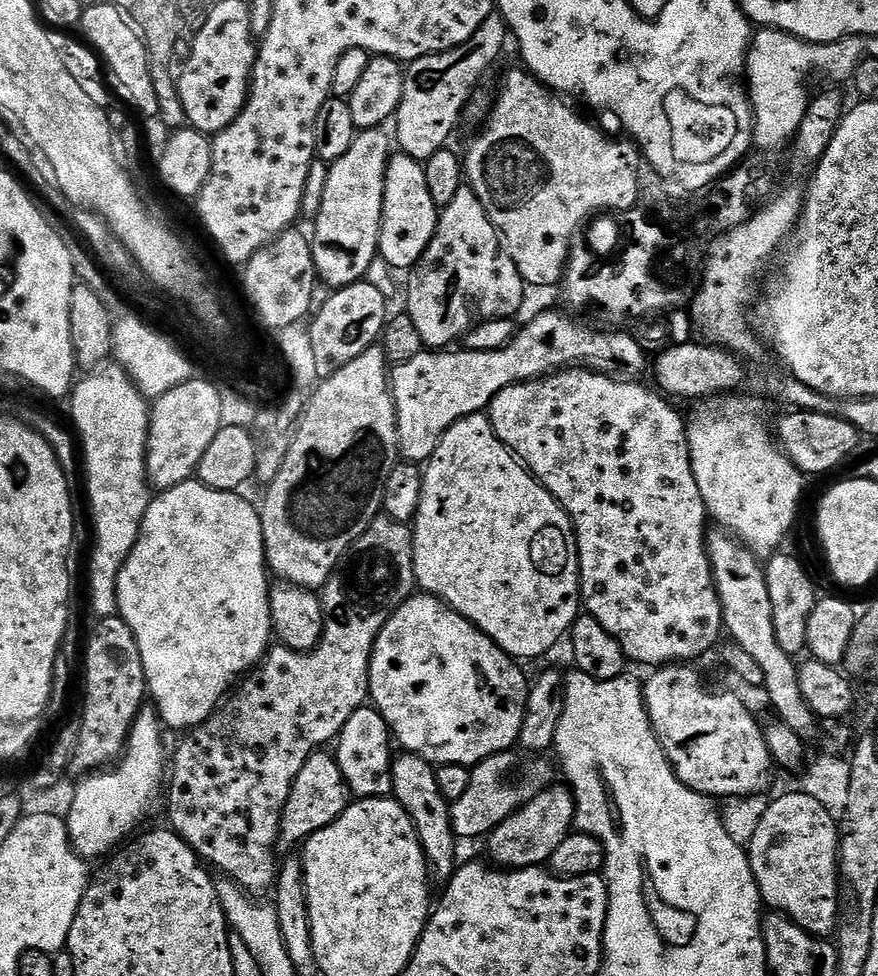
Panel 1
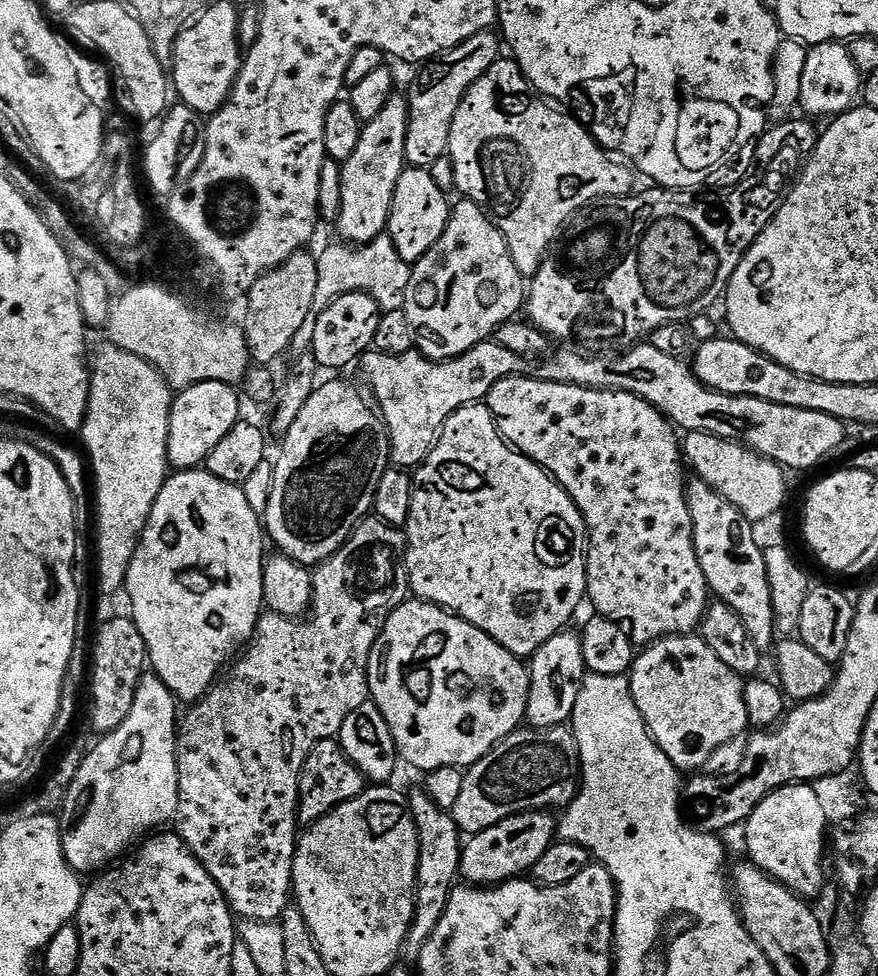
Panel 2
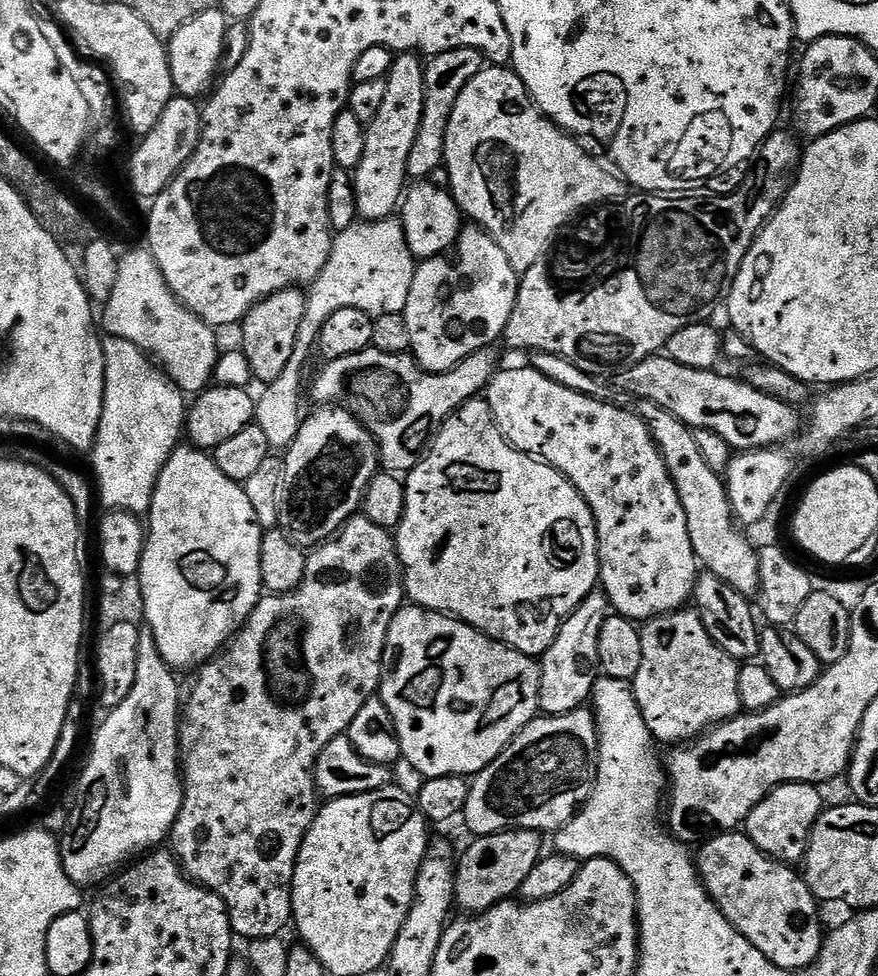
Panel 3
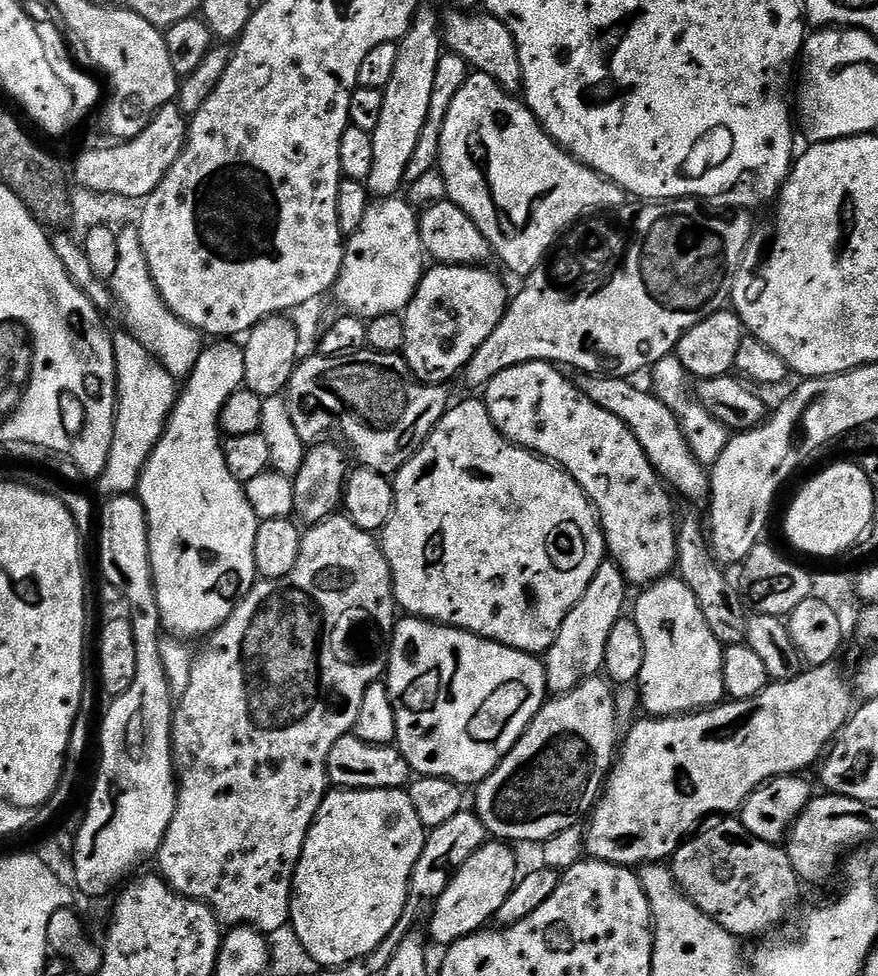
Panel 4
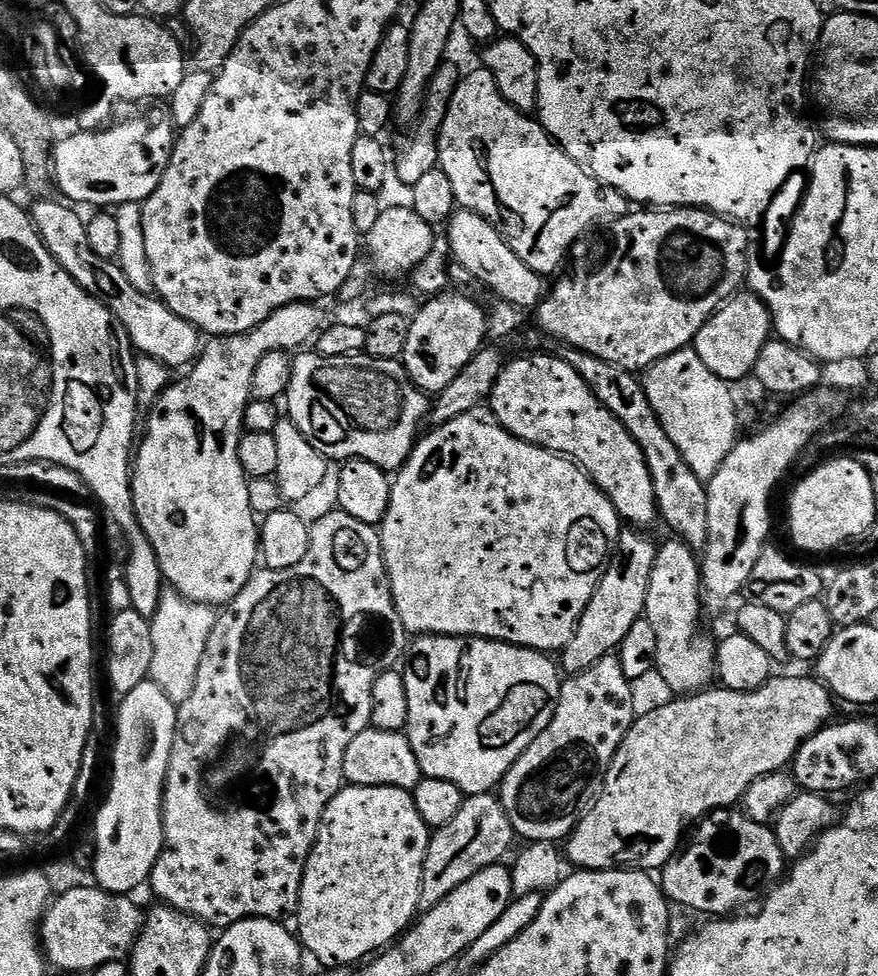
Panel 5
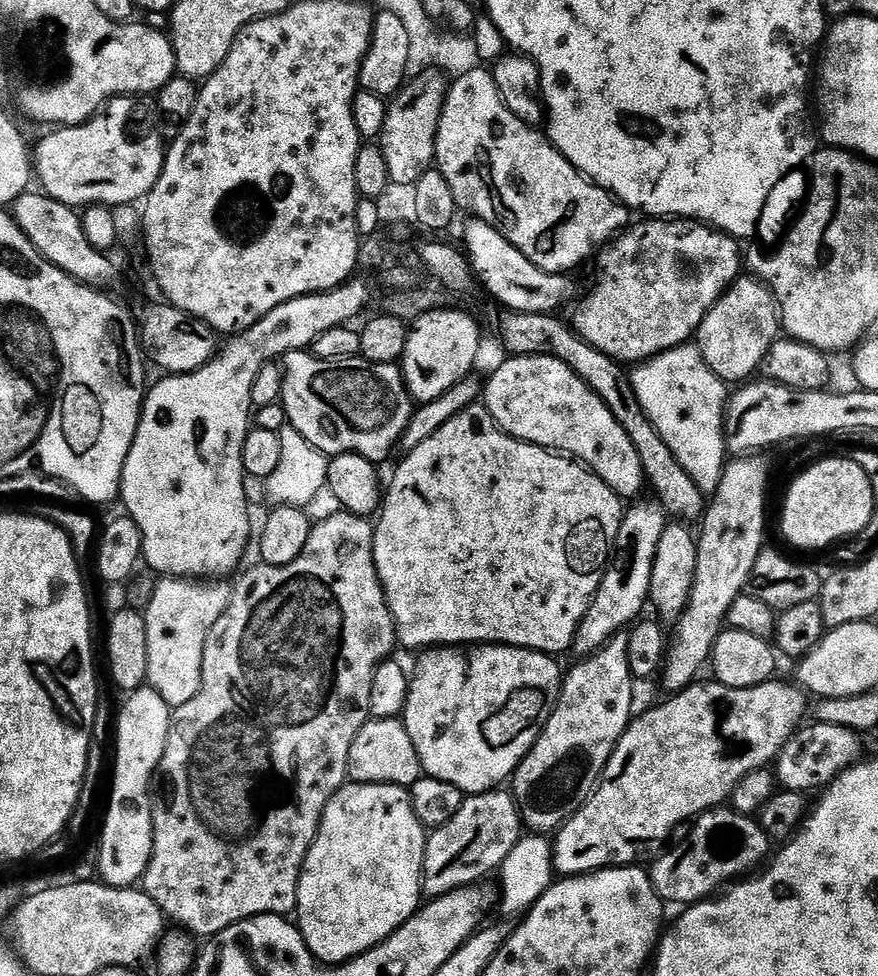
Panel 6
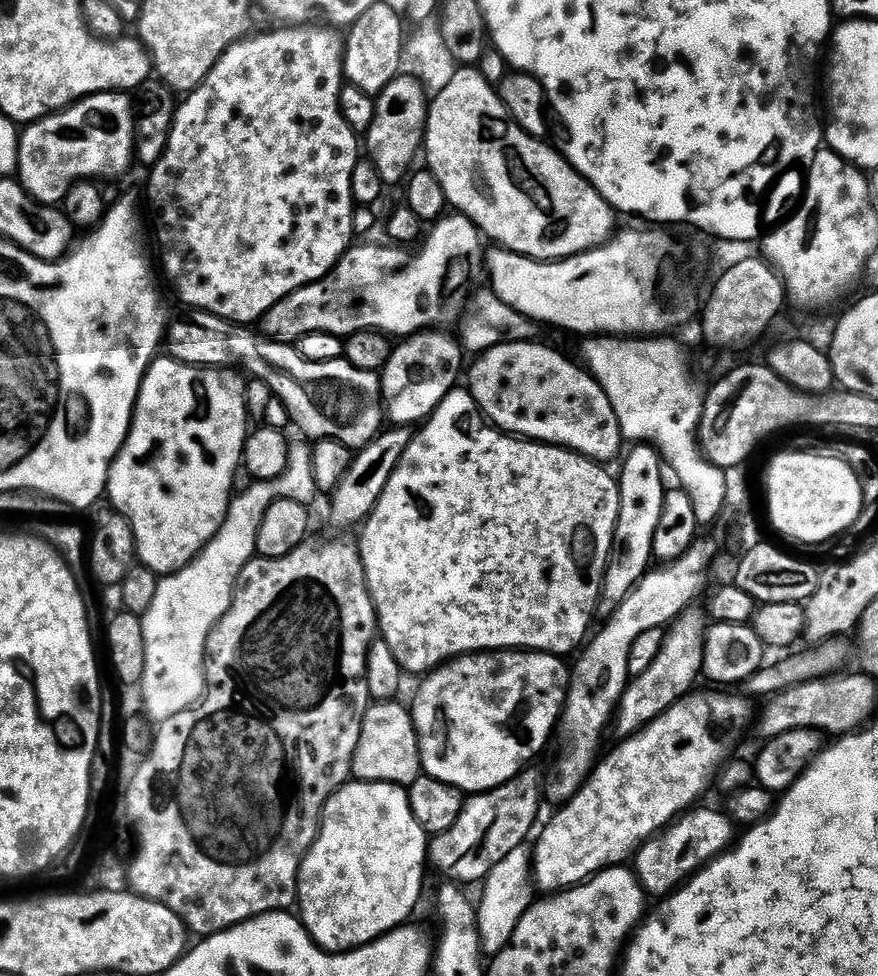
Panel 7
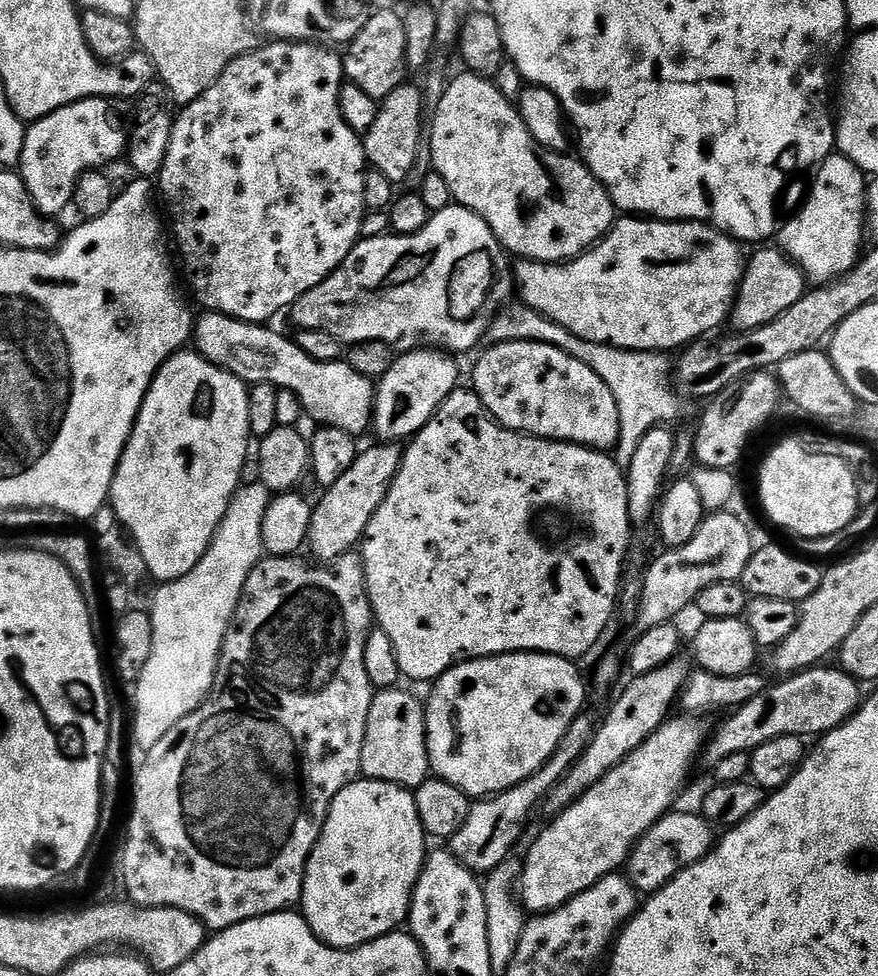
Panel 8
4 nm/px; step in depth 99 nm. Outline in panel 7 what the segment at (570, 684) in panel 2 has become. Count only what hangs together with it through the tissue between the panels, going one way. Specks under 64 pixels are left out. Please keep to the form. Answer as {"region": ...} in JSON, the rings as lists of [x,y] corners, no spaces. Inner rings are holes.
{"region":[[[643,442],[629,447],[627,452],[618,476],[620,513],[616,523],[616,537],[612,540],[612,555],[608,558],[604,588],[600,591],[599,611],[604,614],[615,612],[620,603],[636,589],[636,583],[650,571],[654,560],[652,547],[655,531],[658,530],[659,519],[662,518],[666,493],[663,480],[666,468],[660,453],[651,444]]]}

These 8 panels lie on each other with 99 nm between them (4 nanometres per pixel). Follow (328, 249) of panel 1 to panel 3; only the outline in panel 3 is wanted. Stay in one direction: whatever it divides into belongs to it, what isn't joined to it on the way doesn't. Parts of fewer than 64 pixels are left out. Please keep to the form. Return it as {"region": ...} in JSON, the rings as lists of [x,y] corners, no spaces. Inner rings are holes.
{"region":[[[401,52],[386,77],[386,99],[366,126],[366,148],[352,176],[356,210],[361,221],[384,220],[399,209],[406,191],[410,146],[418,136],[424,105],[425,61],[417,53]]]}

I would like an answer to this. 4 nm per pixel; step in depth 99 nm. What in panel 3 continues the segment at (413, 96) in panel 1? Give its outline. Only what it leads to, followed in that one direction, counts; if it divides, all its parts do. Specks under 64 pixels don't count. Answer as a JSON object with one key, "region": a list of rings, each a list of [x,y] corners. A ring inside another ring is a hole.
{"region":[[[459,48],[446,50],[442,54],[431,57],[424,65],[424,105],[422,106],[422,120],[418,126],[418,136],[410,146],[408,158],[408,175],[413,181],[420,182],[431,177],[434,170],[441,168],[444,162],[444,143],[446,130],[450,122],[450,114],[454,110],[454,102],[458,102],[458,94],[485,67],[484,55],[478,50]]]}

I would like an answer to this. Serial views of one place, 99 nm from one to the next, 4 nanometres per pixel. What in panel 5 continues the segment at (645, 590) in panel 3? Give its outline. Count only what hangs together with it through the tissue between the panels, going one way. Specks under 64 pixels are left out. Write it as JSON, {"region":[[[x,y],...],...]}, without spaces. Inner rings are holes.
{"region":[[[559,355],[528,356],[525,360],[514,361],[513,364],[512,361],[505,363],[496,385],[492,387],[490,407],[496,415],[496,421],[510,435],[574,460],[602,490],[602,494],[610,498],[614,510],[625,525],[636,530],[648,530],[652,523],[657,523],[654,484],[638,442],[630,438],[622,422],[614,418],[614,414],[610,414],[610,410],[606,410],[602,402],[598,402],[590,386],[586,386],[586,382],[582,382],[582,378],[578,378],[576,371],[565,360],[561,360]]]}

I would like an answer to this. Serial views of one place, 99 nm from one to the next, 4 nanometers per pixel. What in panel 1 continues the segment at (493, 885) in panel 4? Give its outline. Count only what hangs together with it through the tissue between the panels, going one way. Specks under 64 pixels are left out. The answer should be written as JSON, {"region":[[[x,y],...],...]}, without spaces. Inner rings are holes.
{"region":[[[568,786],[545,788],[531,802],[523,804],[487,837],[491,863],[505,870],[544,866],[551,861],[554,850],[573,831],[576,822],[576,798]]]}

